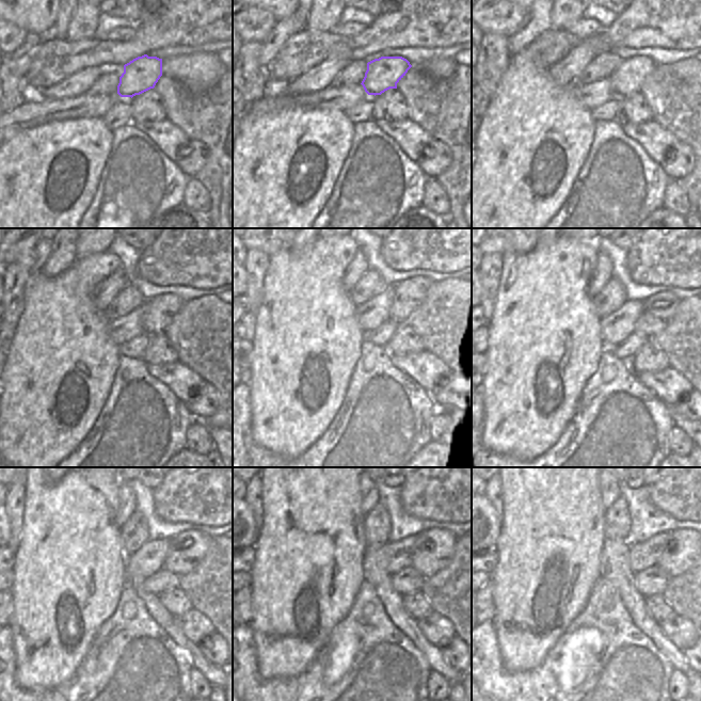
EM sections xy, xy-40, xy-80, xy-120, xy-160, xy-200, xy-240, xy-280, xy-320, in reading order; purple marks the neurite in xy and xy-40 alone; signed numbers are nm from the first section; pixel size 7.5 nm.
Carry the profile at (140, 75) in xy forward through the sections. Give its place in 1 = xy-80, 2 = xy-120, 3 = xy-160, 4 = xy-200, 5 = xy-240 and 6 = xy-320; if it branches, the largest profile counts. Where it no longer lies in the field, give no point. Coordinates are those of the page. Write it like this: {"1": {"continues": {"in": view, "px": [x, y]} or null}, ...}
{"1": {"continues": {"in": "xy-80", "px": [627, 78]}}, "2": {"continues": {"in": "xy-120", "px": [158, 312]}}, "3": {"continues": {"in": "xy-160", "px": [410, 309]}}, "4": {"continues": {"in": "xy-200", "px": [658, 311]}}, "5": {"continues": {"in": "xy-240", "px": [187, 548]}}, "6": {"continues": {"in": "xy-320", "px": [683, 551]}}}

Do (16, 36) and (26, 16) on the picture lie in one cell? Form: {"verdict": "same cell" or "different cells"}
{"verdict": "different cells"}

